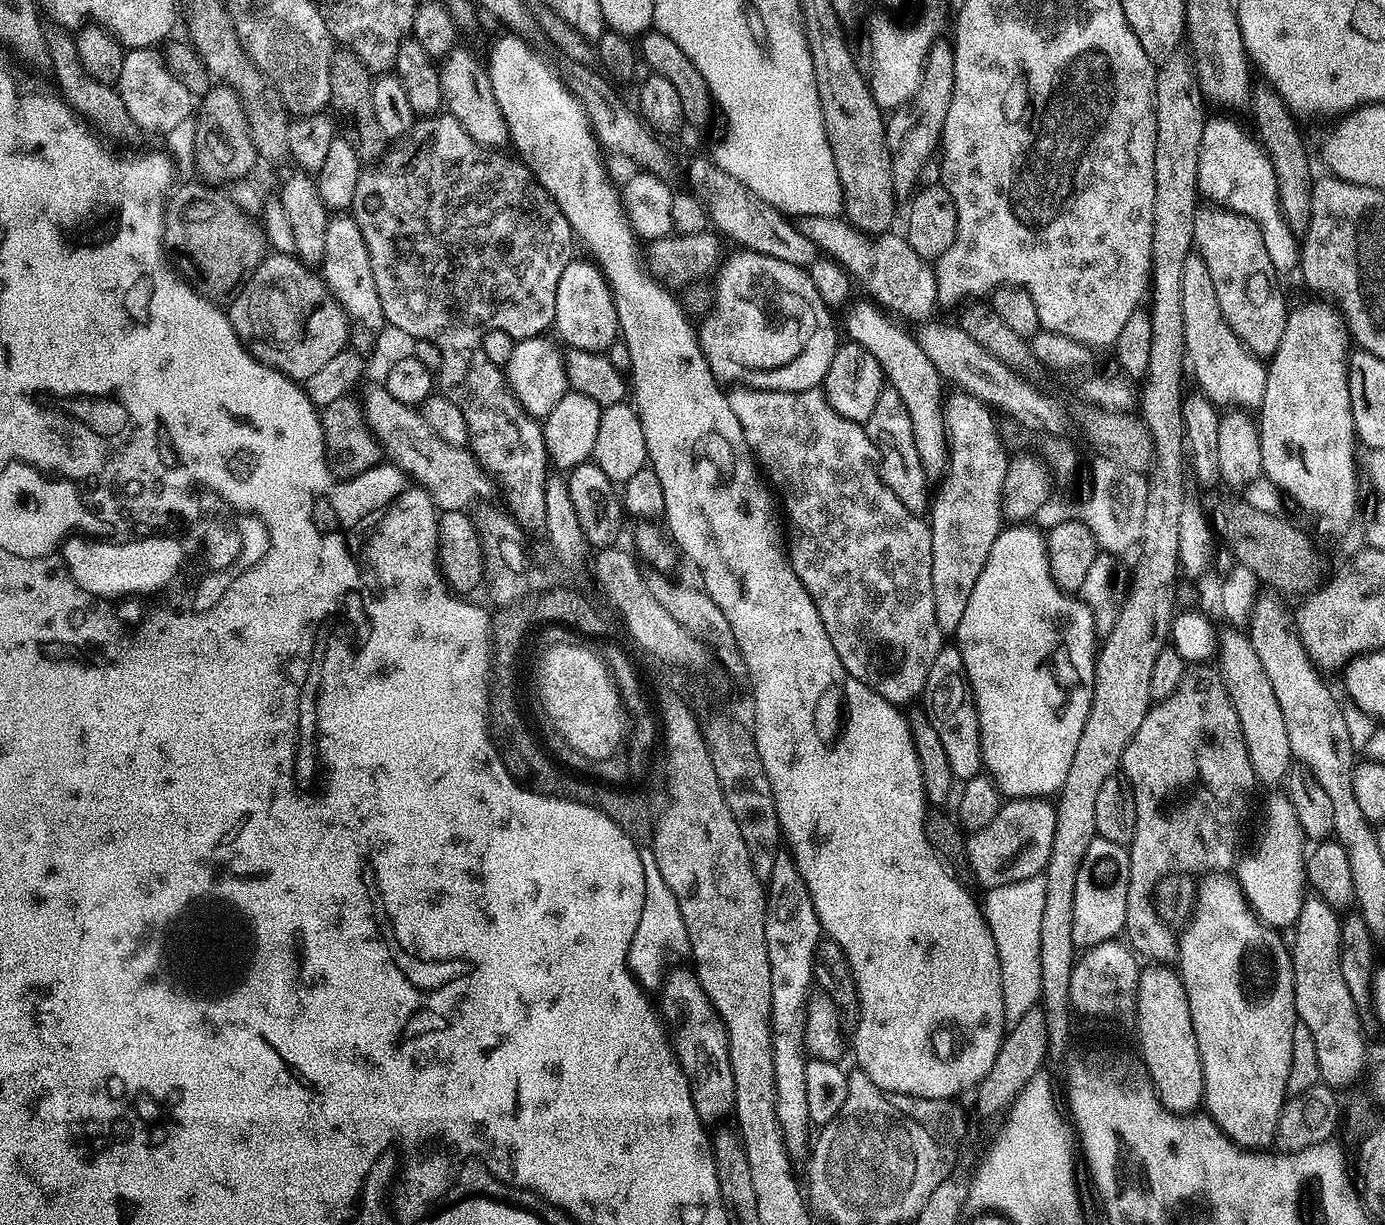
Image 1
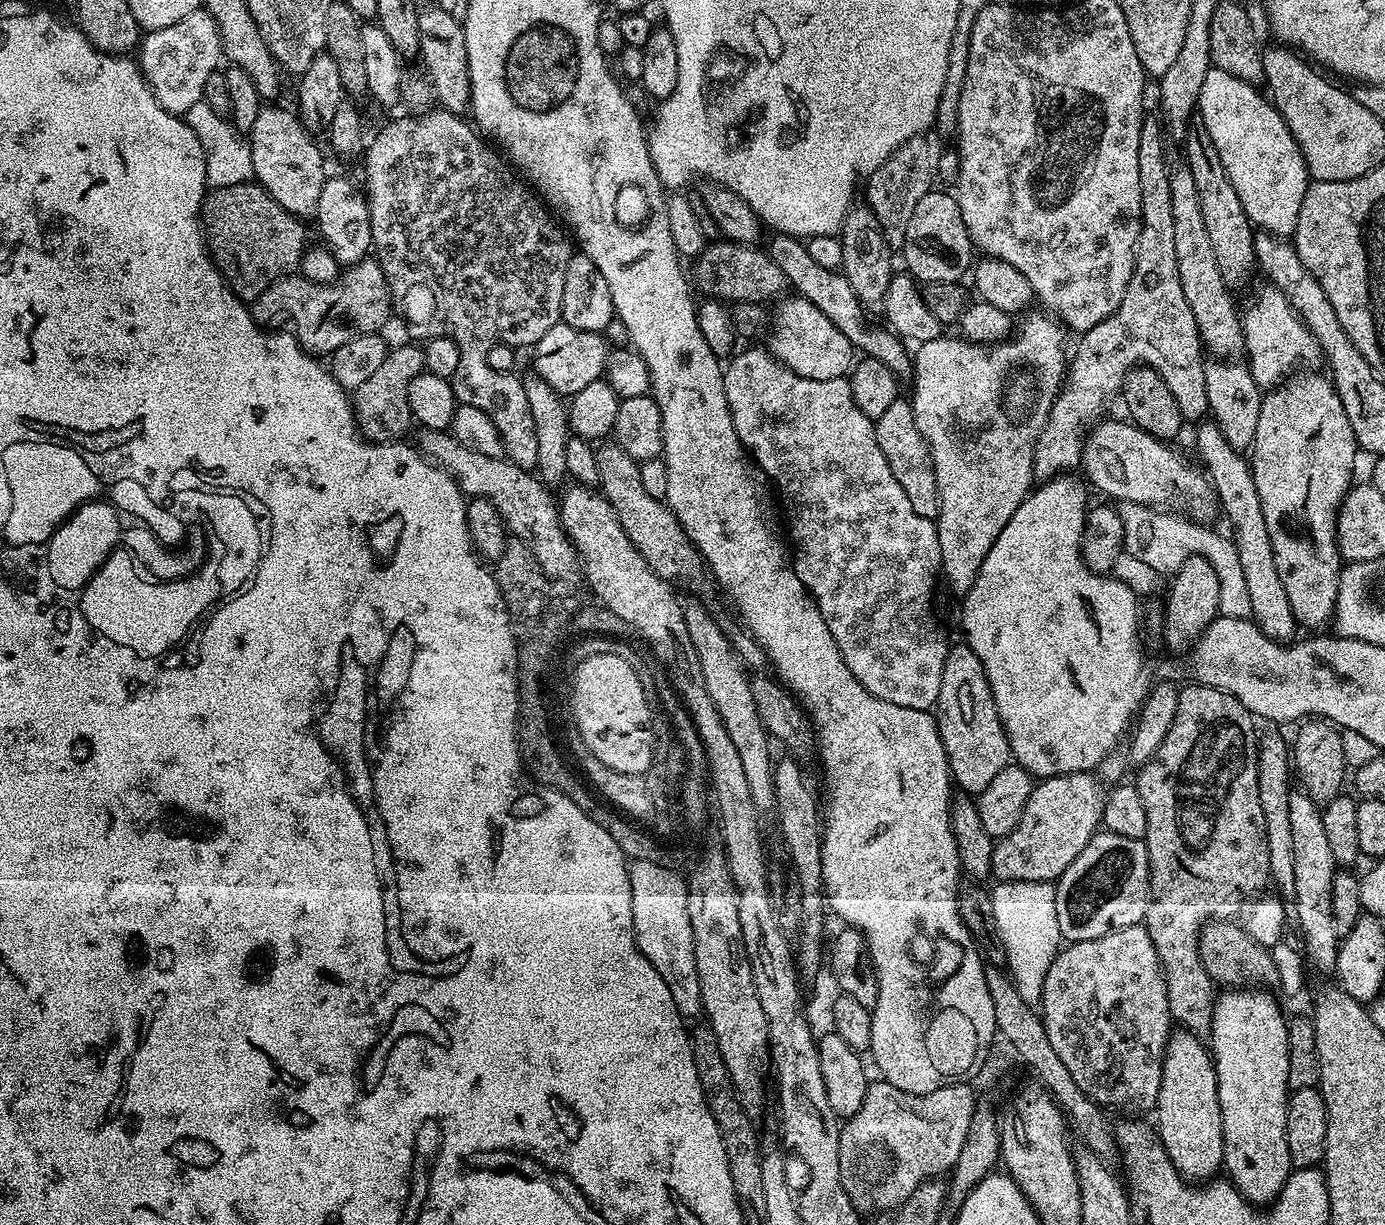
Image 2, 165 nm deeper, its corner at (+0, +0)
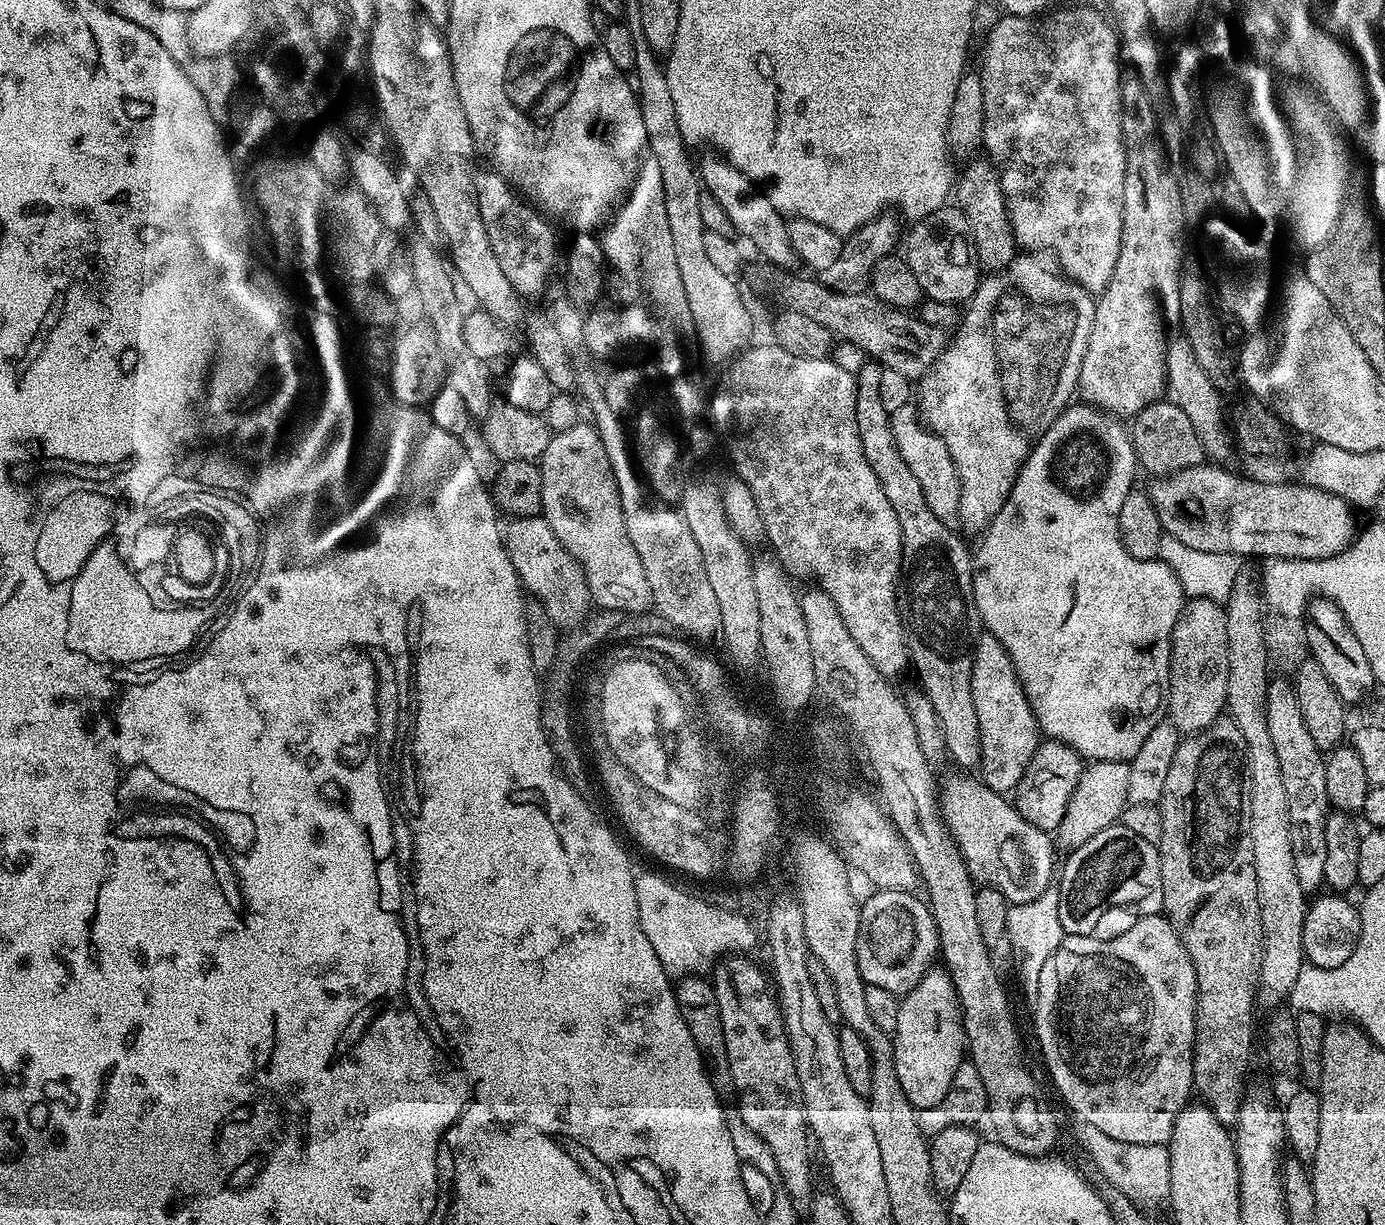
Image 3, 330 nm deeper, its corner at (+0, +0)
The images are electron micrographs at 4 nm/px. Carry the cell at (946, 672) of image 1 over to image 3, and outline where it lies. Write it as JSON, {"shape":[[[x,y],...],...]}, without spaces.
{"shape":[[[987,630],[977,635],[976,646],[972,649],[970,695],[974,698],[974,714],[978,714],[979,779],[990,790],[1011,793],[1018,786],[1022,774],[1026,774],[1030,758],[1034,758],[1036,747],[1042,743],[1042,733],[1014,664],[1010,662],[1010,654],[1006,654],[1006,646],[1002,646],[1002,642],[998,642],[998,638]]]}

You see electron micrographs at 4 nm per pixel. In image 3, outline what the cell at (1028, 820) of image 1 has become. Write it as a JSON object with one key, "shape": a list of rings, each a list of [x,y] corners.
{"shape":[[[1097,760],[1089,763],[1084,769],[1084,773],[1078,778],[1078,784],[1074,786],[1074,792],[1070,794],[1070,800],[1066,806],[1066,812],[1060,824],[1054,833],[1054,840],[1057,845],[1060,844],[1064,850],[1071,850],[1082,846],[1082,842],[1090,842],[1094,834],[1102,834],[1112,824],[1117,823],[1120,815],[1128,802],[1126,790],[1130,787],[1130,770],[1127,763],[1123,760]]]}

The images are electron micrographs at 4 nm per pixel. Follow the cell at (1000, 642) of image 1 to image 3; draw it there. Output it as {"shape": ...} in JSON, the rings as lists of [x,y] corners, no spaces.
{"shape":[[[1082,402],[1073,403],[1064,409],[1064,412],[1050,426],[1050,430],[1046,430],[1046,434],[1036,445],[1032,447],[1032,453],[1028,455],[1028,460],[1024,467],[1020,469],[1018,478],[1014,482],[1014,486],[1010,490],[1007,502],[1002,506],[1002,510],[998,510],[998,514],[992,520],[992,525],[983,533],[984,541],[980,544],[980,549],[974,552],[974,567],[972,570],[972,585],[974,586],[974,602],[976,609],[980,615],[980,623],[990,634],[994,634],[994,638],[998,638],[998,642],[1002,642],[1002,646],[1006,646],[1006,654],[1010,654],[1010,662],[1014,664],[1014,670],[1020,679],[1020,685],[1024,687],[1026,698],[1030,702],[1030,710],[1034,710],[1036,721],[1040,723],[1040,731],[1047,739],[1057,740],[1060,744],[1073,748],[1085,761],[1095,762],[1097,760],[1123,760],[1125,762],[1132,760],[1134,754],[1138,754],[1138,750],[1142,750],[1142,742],[1146,742],[1146,737],[1150,734],[1150,730],[1154,730],[1154,726],[1158,726],[1160,720],[1165,719],[1166,709],[1168,707],[1168,683],[1170,682],[1170,646],[1172,645],[1172,627],[1174,622],[1180,617],[1183,610],[1186,597],[1182,586],[1178,582],[1178,578],[1174,574],[1174,570],[1170,570],[1170,566],[1166,566],[1158,558],[1154,560],[1139,560],[1138,558],[1130,558],[1130,554],[1126,554],[1126,546],[1122,546],[1120,541],[1120,527],[1118,526],[1118,514],[1122,510],[1122,502],[1126,502],[1126,494],[1134,491],[1132,484],[1136,480],[1136,472],[1138,473],[1138,465],[1136,462],[1136,451],[1132,445],[1132,437],[1129,429],[1124,428],[1119,419],[1110,416],[1106,412],[1087,406]]]}

